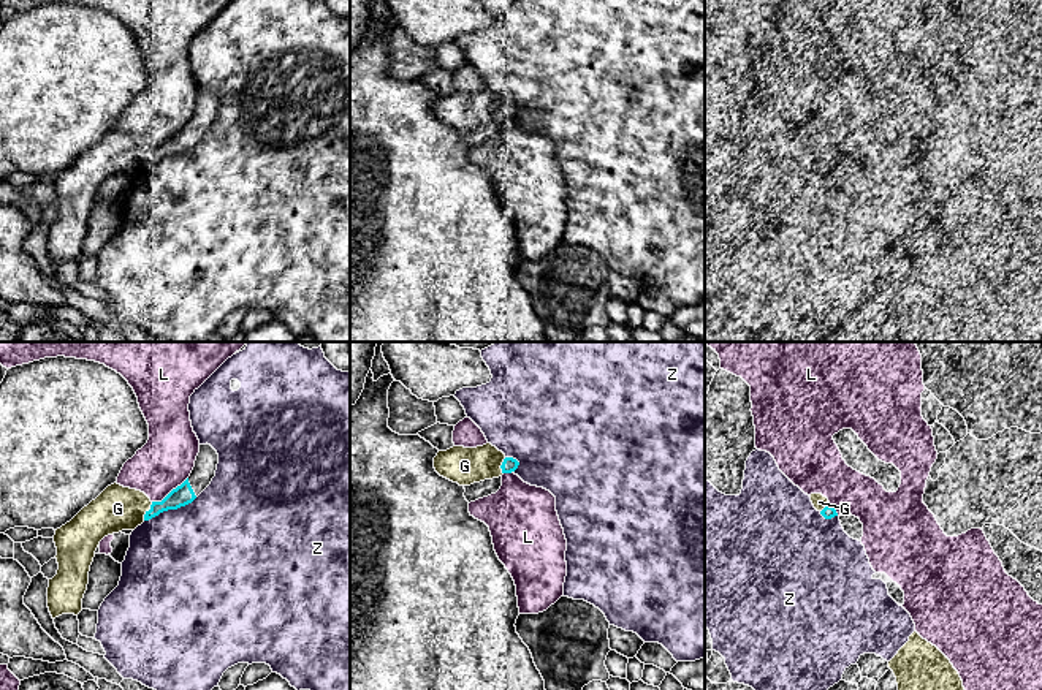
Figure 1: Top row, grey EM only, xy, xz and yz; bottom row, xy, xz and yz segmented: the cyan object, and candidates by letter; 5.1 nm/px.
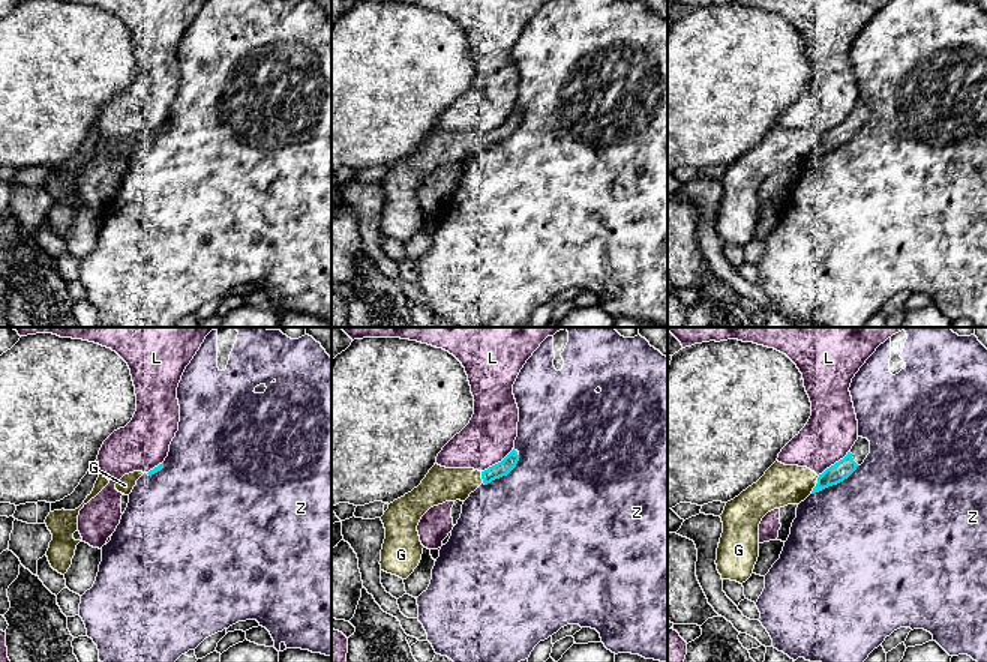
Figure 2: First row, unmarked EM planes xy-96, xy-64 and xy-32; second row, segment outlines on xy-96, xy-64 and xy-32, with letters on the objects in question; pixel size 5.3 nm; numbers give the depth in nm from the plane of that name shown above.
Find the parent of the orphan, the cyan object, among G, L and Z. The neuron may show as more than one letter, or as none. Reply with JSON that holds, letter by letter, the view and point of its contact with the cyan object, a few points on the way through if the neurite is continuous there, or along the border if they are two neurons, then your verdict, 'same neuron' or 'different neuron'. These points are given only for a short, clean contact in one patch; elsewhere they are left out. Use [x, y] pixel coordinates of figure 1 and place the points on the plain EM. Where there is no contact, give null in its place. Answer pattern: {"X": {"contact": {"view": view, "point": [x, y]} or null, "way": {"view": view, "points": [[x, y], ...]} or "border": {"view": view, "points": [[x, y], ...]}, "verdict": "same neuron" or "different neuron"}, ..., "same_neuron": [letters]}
{"G": {"contact": {"view": "xy", "point": [148, 157]}, "verdict": "same neuron"}, "L": {"contact": {"view": "xy", "point": [171, 136]}, "verdict": "different neuron"}, "Z": {"contact": {"view": "xy", "point": [170, 154]}, "verdict": "different neuron"}, "same_neuron": ["G"]}

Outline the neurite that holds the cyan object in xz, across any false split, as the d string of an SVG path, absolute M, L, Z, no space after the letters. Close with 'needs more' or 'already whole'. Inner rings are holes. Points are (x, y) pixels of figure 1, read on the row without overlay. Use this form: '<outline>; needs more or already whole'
M491 89L477 93L453 92L434 103L435 117L459 131L470 131L485 125L511 119L519 108L507 103Z; needs more

